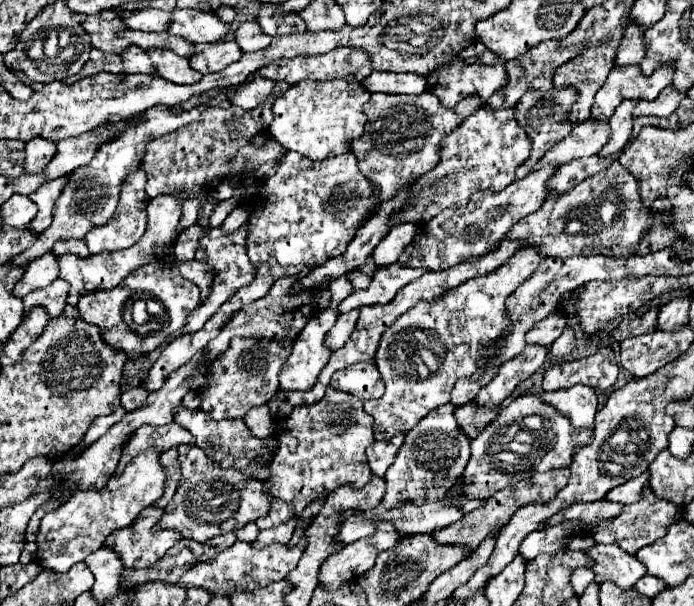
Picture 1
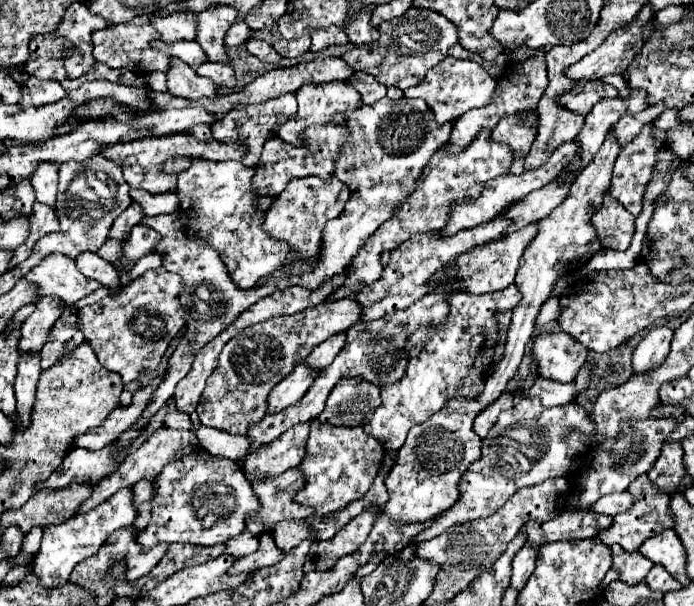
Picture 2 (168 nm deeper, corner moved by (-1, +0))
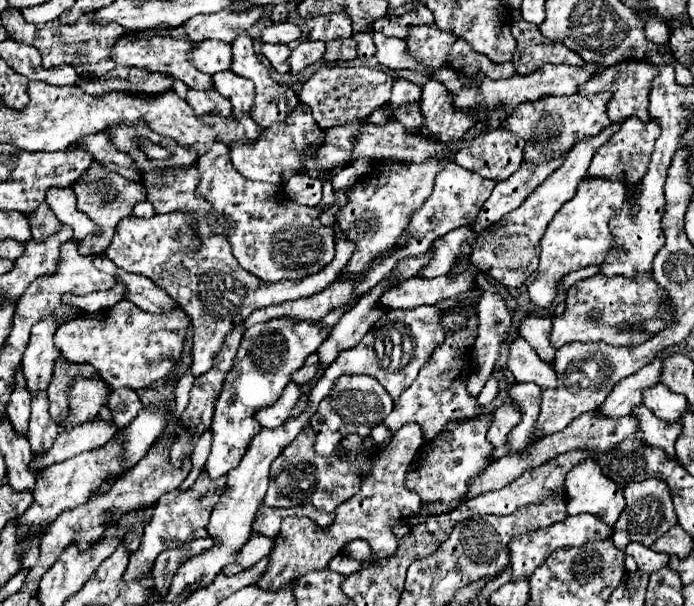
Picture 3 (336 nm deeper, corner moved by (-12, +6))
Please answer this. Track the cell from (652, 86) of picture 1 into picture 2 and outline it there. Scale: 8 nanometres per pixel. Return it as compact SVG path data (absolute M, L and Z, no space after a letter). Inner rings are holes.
M631 89L631 93L627 97L601 99L593 107L593 111L585 117L585 127L577 135L581 149L583 149L581 159L577 163L571 163L569 167L565 167L563 173L579 171L581 167L585 167L585 163L589 163L589 159L593 159L593 155L601 149L611 125L617 123L617 119L623 115L635 115L635 113L643 111L647 105L649 105L647 91L641 91L641 89Z

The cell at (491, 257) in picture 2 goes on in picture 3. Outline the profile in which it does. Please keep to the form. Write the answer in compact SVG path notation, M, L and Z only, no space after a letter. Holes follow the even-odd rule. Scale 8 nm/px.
M472 267L472 273L464 273L464 277L436 277L436 279L420 279L412 277L408 281L402 281L400 285L386 291L378 305L384 311L392 309L416 309L420 305L436 305L442 299L454 299L464 295L472 287L472 277L476 275L476 269Z

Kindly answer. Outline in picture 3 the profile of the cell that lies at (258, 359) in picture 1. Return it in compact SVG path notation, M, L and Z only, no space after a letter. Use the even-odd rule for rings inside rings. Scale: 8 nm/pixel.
M276 319L276 321L260 323L244 333L238 355L234 359L234 367L226 375L224 389L220 393L214 411L212 447L204 465L210 479L218 479L226 475L242 461L250 441L260 431L254 413L266 405L276 403L282 389L290 383L290 375L304 365L306 357L320 347L320 343L324 341L324 337L328 337L328 333L330 331L320 329L318 321L296 323L292 319Z

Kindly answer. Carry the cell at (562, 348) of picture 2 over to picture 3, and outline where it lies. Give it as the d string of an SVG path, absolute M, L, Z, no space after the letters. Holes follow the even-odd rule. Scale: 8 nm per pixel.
M528 313L518 327L520 337L526 339L536 349L536 353L548 363L552 363L552 357L554 357L554 349L548 341L550 329L552 329L550 317L540 317L536 313Z

